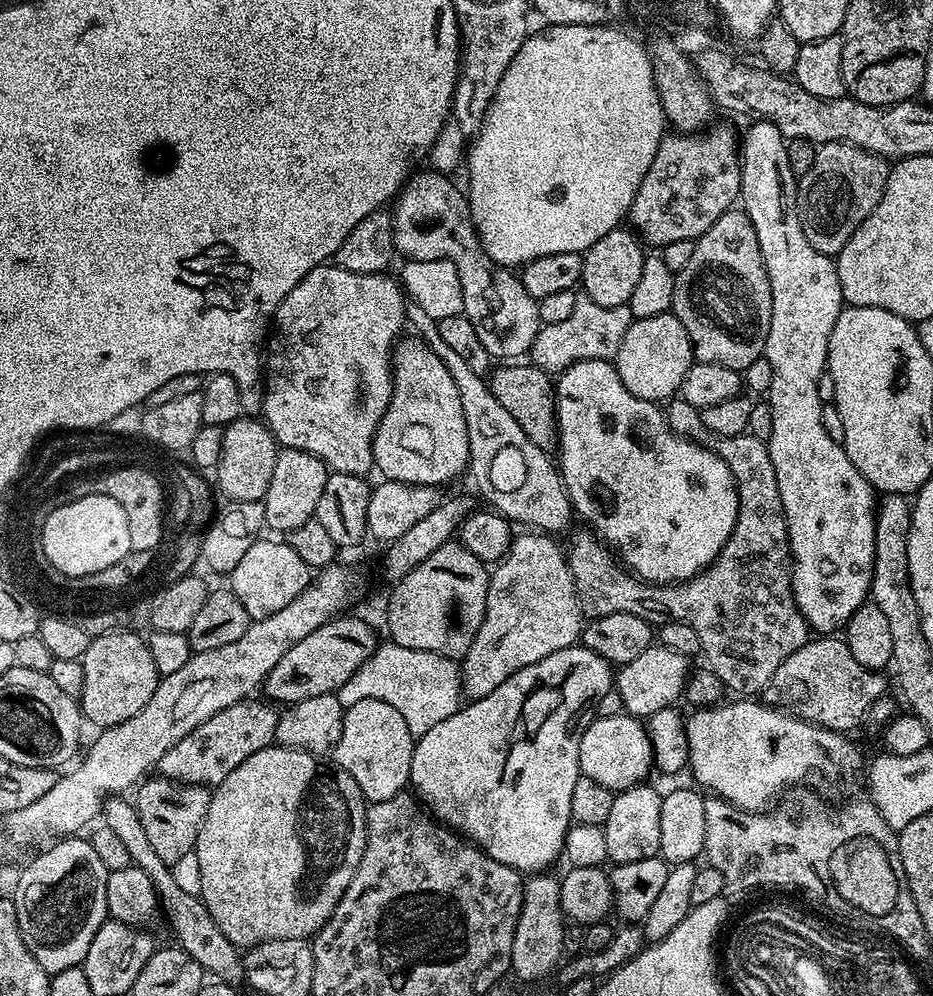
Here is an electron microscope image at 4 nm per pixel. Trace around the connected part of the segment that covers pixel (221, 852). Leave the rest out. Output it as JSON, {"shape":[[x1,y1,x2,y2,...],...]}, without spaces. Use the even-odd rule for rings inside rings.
{"shape":[[269,746,258,750,258,754,250,754,242,766,230,770,220,784,215,785,212,801,206,810,206,818,202,822,202,830,198,830,194,849,200,867,200,899,203,900,214,918,218,930,240,950,253,948,256,944,271,940,308,940,319,932,321,926,334,914,334,906,346,894,346,886,350,886,350,878,354,878,354,870,358,870,358,862,362,862,362,854,368,837,366,819,366,801,358,782,350,778,338,766,323,764,311,752,303,752,297,748]]}

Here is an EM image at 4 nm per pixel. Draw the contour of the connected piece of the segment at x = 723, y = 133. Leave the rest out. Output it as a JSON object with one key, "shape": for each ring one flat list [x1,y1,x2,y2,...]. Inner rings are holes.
{"shape":[[719,122,713,123,707,130,701,130,695,134,668,134,665,135,663,141,658,146,658,154,654,154,654,162,650,162,650,170,646,170,646,178,642,178,642,186,638,186,638,194,634,198,634,202,630,206,630,210,627,214,627,219,632,220,631,227,638,233,641,241,645,245,651,246,651,244,657,244,657,246,663,246,670,242,682,242,683,240,694,240,706,234,706,230,710,226,714,226,714,222,718,222,718,218,723,212,728,211,737,203,740,194,740,150,742,144,738,139,738,132,731,128,728,124,719,124],[700,176,704,176,704,196,700,193]]}

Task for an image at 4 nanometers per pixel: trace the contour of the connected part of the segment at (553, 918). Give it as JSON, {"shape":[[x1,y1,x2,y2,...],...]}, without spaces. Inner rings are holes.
{"shape":[[532,874,524,881,522,910,518,914,518,926,514,930,511,971,520,980,540,980,548,971,561,963,565,950,562,934,566,917,560,905,560,882,552,874]]}

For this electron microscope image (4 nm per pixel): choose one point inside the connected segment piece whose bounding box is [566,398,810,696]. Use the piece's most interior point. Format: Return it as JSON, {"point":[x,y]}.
{"point":[743,607]}

